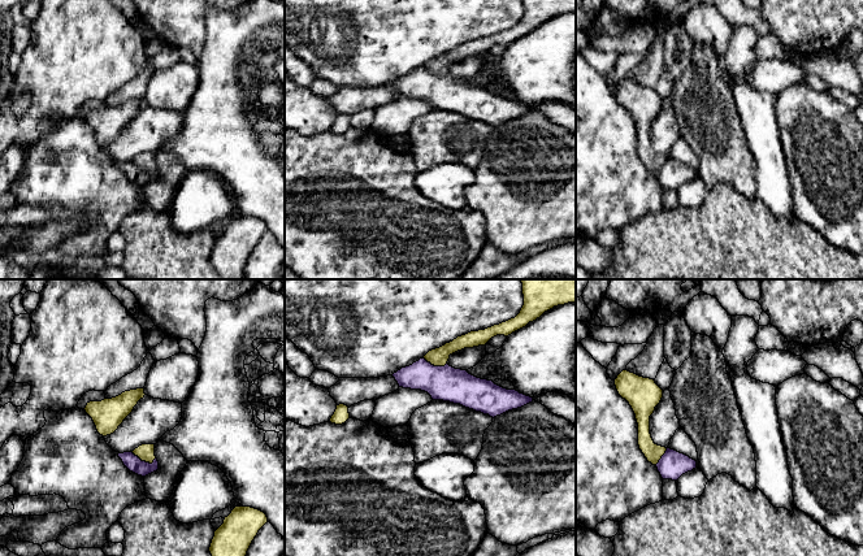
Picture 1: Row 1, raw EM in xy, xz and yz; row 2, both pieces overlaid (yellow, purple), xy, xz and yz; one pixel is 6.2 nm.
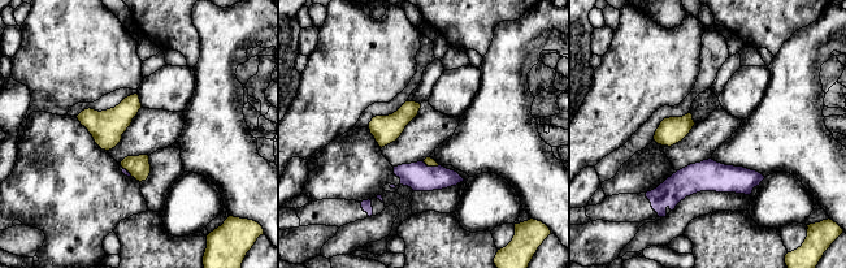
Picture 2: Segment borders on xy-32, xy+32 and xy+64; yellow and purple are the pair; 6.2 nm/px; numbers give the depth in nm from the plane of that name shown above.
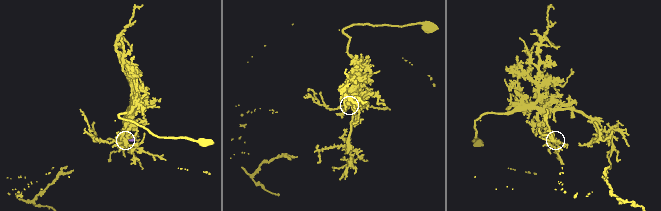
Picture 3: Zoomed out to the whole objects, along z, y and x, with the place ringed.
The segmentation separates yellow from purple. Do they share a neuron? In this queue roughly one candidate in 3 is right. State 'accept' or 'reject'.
reject

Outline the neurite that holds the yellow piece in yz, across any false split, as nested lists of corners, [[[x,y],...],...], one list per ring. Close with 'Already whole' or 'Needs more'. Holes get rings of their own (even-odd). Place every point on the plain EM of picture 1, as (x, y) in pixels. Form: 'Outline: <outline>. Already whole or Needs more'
Outline: [[[623,79],[615,88],[619,104],[632,116],[638,133],[638,155],[645,166],[656,174],[667,157],[654,152],[650,143],[650,125],[663,107],[663,99],[654,88]]]. Already whole

